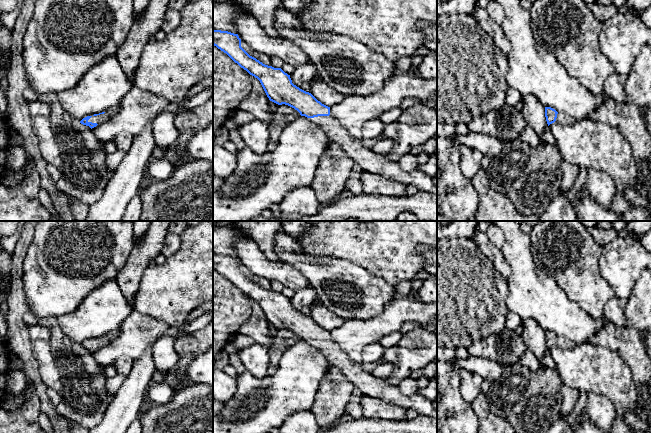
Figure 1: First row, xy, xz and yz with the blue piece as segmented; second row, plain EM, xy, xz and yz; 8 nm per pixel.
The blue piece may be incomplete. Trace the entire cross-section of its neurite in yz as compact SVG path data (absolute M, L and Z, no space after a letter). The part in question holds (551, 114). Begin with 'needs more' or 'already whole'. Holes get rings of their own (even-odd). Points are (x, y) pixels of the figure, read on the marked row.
needs more; M545 107L545 117L548 126L554 123L555 121L562 125L574 125L578 122L576 119L568 115L558 113L555 109L551 107Z

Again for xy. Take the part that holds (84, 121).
needs more; M121 104L105 112L94 114L93 116L87 116L83 118L80 121L80 123L86 126L89 126L92 129L96 127L98 124L101 124L102 122L111 118L120 108L121 108Z

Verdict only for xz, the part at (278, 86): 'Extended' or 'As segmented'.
Extended

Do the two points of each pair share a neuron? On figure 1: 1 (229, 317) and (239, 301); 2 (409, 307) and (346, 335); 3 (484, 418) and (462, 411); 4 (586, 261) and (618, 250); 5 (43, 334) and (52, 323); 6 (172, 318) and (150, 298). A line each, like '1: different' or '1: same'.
1: same
2: same
3: different
4: different
5: different
6: same

